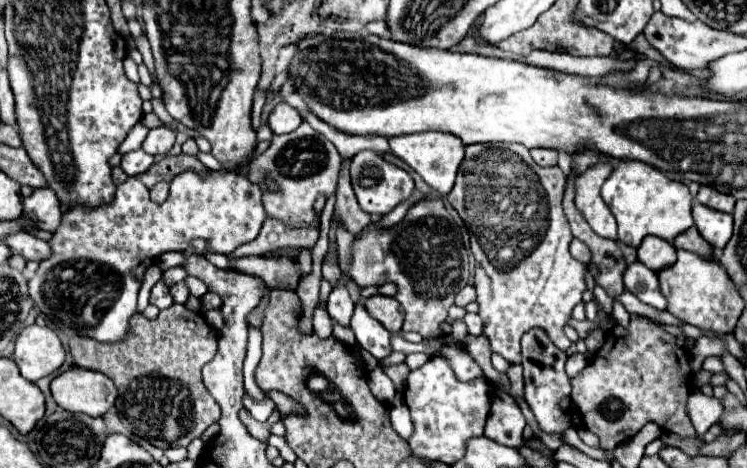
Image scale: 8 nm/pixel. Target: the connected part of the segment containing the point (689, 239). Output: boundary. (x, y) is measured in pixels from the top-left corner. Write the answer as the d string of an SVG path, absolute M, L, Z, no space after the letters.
M690 226L686 232L678 234L674 238L674 246L676 248L682 248L682 250L690 250L690 252L696 252L696 254L708 254L712 250L712 246L700 236L700 232L696 230L696 226Z

